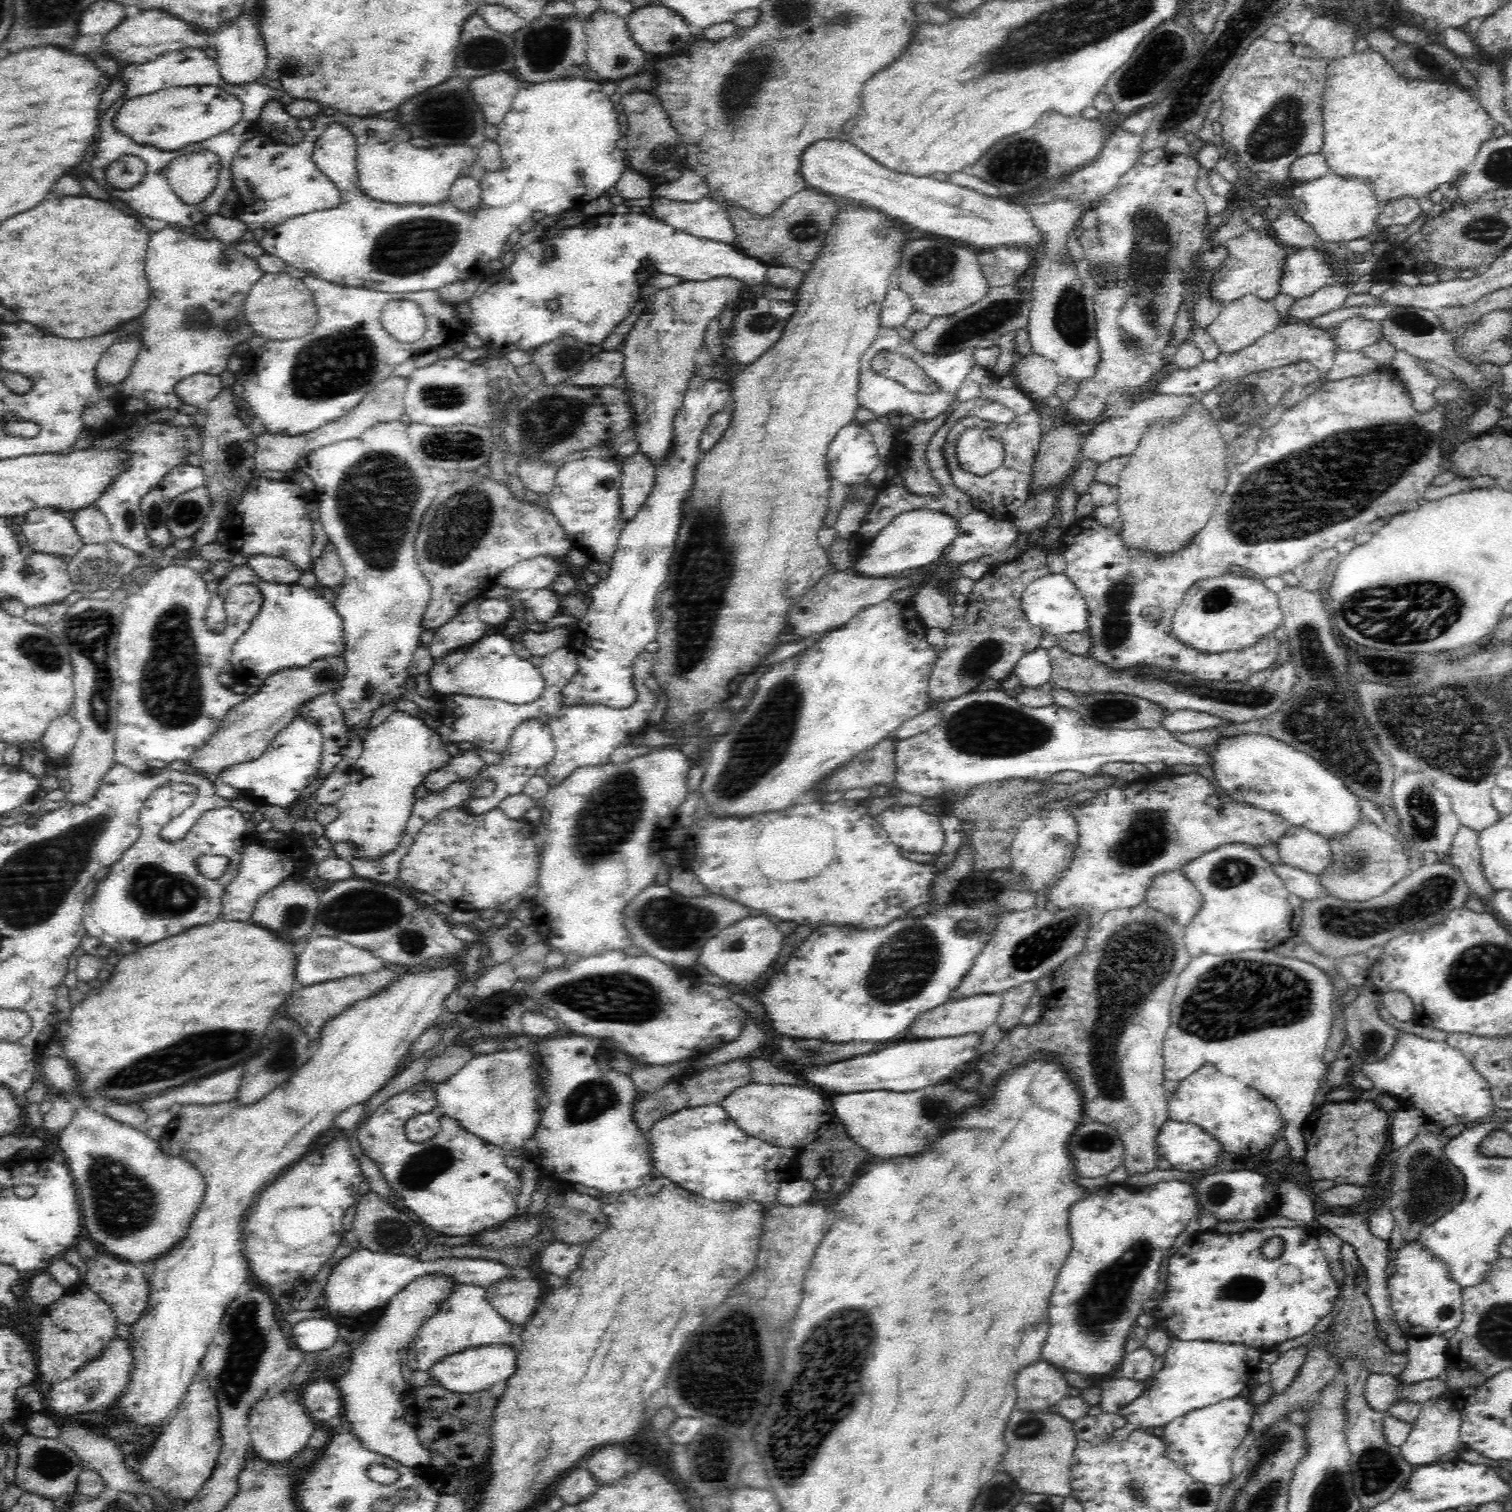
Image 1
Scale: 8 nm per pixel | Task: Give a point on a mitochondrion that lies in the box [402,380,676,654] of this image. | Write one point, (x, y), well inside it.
(546, 421)

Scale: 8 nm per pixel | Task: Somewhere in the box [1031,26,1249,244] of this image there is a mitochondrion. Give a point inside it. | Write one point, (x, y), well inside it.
(1146, 70)

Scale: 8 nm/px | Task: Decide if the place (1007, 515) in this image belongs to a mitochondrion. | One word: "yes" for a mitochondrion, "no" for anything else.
no

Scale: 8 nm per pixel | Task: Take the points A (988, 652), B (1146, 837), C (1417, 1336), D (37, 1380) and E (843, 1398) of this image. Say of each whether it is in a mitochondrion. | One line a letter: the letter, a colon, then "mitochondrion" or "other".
A: mitochondrion
B: mitochondrion
C: other
D: other
E: mitochondrion

